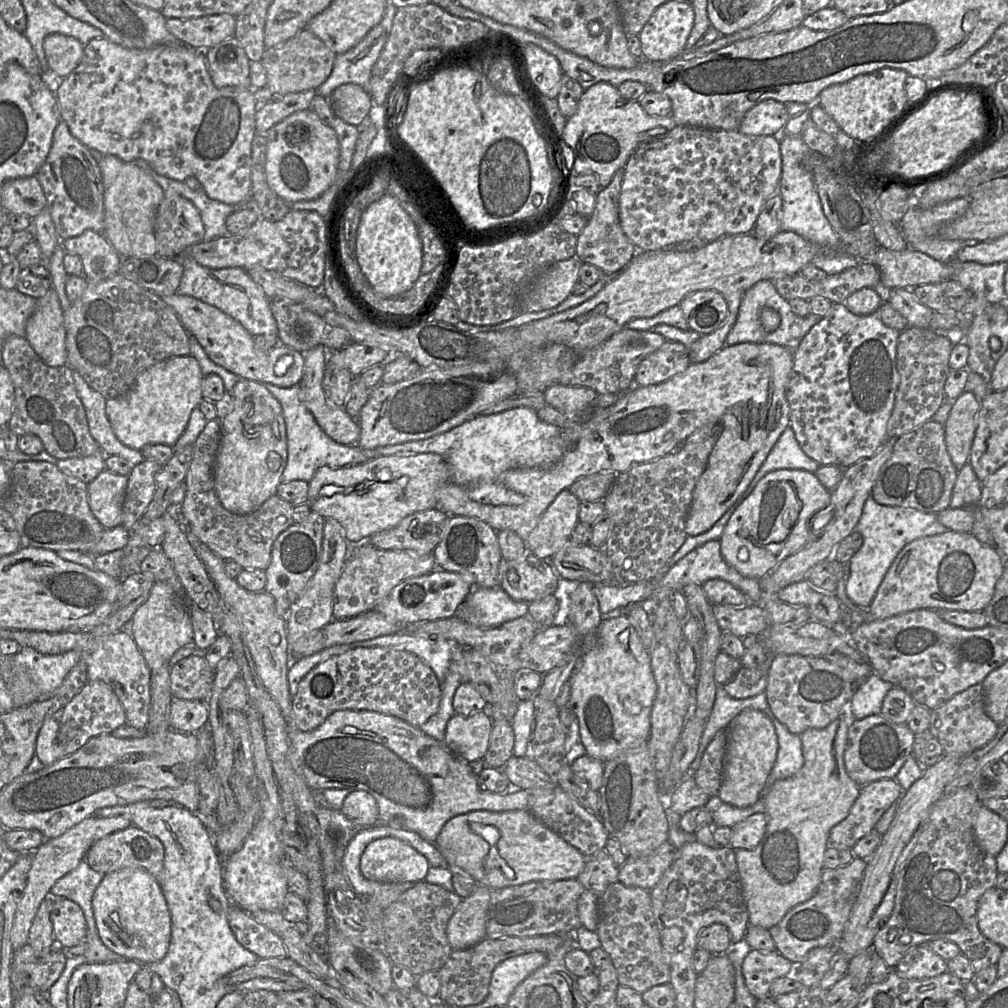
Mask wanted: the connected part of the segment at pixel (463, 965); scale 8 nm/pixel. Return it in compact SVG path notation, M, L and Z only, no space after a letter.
M557 935L537 937L504 937L499 939L485 938L476 945L453 950L438 970L440 976L440 991L438 1000L451 1007L472 1006L482 1003L488 993L489 985L495 967L504 960L529 952L553 953L566 940L566 937Z

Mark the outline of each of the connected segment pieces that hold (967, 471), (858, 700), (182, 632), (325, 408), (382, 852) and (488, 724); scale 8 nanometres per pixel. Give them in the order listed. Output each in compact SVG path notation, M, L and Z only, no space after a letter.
M965 464L957 471L953 487L951 508L976 508L980 499L982 483L975 475L971 465Z
M871 672L856 688L850 701L853 719L859 720L872 715L880 715L884 697L892 687L892 684Z
M157 581L152 587L148 599L136 610L131 621L124 626L123 632L131 634L151 673L169 663L180 648L193 641L190 606L191 603L186 593L177 592L168 583Z
M316 347L305 353L305 371L301 383L298 385L302 390L302 402L314 416L320 428L335 442L342 445L357 445L361 428L358 420L351 418L344 409L331 404L323 390L323 379L329 363L329 351L324 347Z
M393 837L372 841L360 859L366 879L382 883L412 883L425 880L430 864L412 846Z
M483 711L468 716L456 713L447 722L444 744L468 762L483 760L489 747L493 722Z

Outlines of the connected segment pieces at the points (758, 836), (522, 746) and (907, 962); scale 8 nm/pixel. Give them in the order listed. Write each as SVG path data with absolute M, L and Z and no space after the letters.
M759 812L734 825L729 846L734 850L754 849L762 840L767 826L765 813Z
M533 698L519 702L517 712L511 723L515 735L513 755L517 757L529 756L529 743L535 723L535 705Z
M918 945L909 949L892 971L905 979L931 978L947 971L947 961L926 945Z

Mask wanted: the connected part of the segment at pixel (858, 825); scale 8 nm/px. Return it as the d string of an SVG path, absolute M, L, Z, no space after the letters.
M880 779L861 786L859 797L853 804L848 816L834 826L828 837L828 847L837 849L852 849L863 837L875 830L875 826L882 815L899 801L904 790L895 779Z

